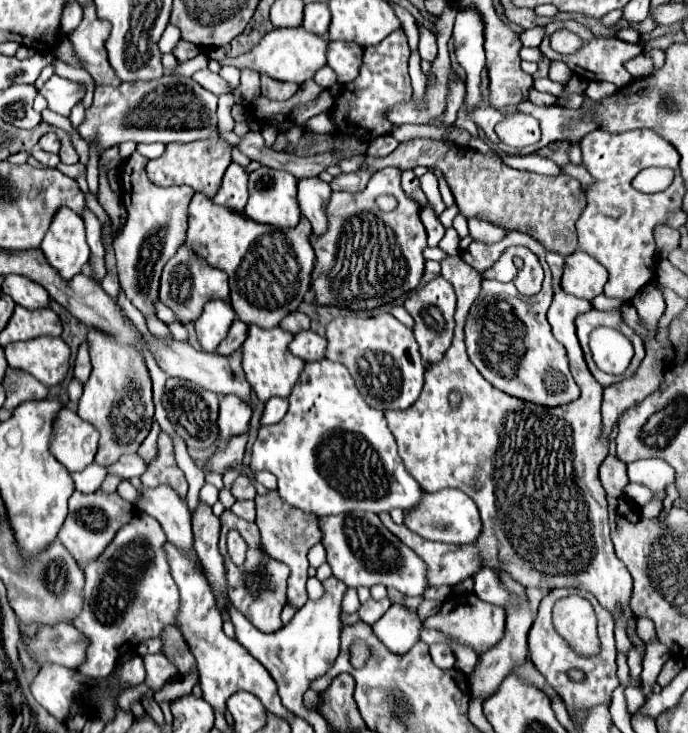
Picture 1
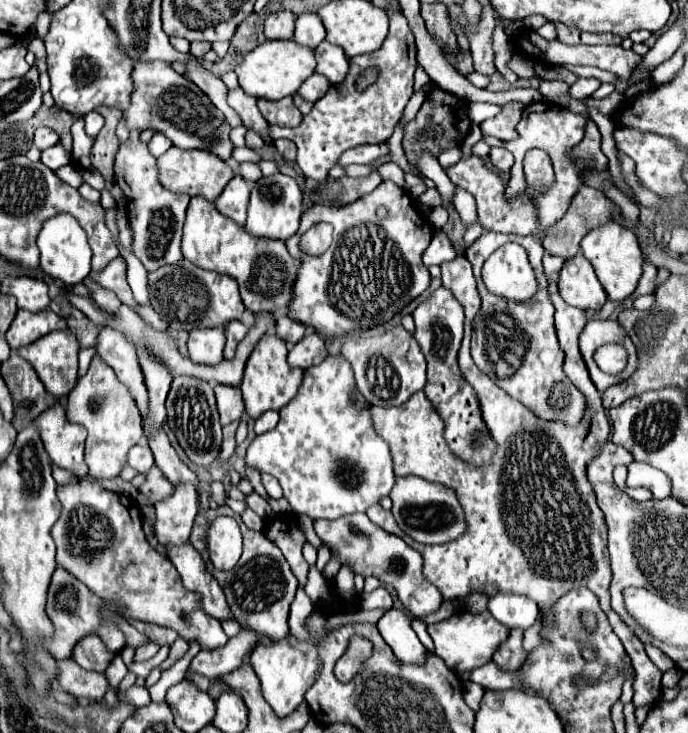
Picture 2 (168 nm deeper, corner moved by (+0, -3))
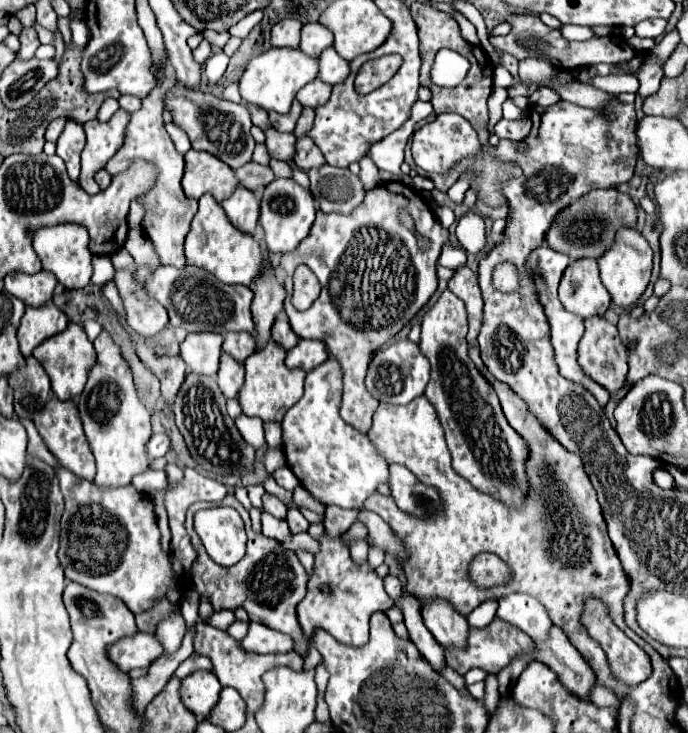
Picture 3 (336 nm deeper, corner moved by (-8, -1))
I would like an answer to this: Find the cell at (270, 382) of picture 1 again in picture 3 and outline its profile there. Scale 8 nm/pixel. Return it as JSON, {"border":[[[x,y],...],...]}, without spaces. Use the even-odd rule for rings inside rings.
{"border":[[[268,342],[264,348],[256,350],[246,362],[246,382],[238,394],[240,408],[246,416],[258,416],[264,422],[282,422],[284,412],[292,408],[302,398],[304,388],[304,370],[288,370],[284,366],[286,352],[276,342]]]}

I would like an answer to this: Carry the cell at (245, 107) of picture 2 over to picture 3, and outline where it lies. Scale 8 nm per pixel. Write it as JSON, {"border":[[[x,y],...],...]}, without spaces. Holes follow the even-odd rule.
{"border":[[[274,128],[266,130],[266,148],[270,158],[292,162],[296,154],[296,138],[294,134],[280,134]]]}

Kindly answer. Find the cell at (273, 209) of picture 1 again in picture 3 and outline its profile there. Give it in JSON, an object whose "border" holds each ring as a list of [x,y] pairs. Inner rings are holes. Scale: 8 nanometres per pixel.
{"border":[[[274,180],[264,188],[262,204],[260,204],[260,224],[264,230],[264,242],[268,246],[268,252],[274,256],[282,256],[284,252],[292,252],[298,248],[298,244],[308,236],[316,216],[314,198],[310,192],[306,192],[302,186],[298,186],[294,180]]]}

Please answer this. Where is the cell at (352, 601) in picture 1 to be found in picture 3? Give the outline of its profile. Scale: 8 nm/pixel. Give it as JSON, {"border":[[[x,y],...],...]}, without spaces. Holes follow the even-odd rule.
{"border":[[[364,538],[360,540],[352,540],[350,542],[350,554],[352,554],[352,560],[362,564],[366,562],[366,556],[368,556],[368,542]]]}

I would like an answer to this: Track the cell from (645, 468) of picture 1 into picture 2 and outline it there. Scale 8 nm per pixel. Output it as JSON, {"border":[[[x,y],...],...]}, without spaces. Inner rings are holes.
{"border":[[[632,462],[628,466],[626,486],[630,486],[630,488],[644,486],[644,488],[648,488],[652,492],[652,498],[656,498],[656,500],[668,498],[670,488],[672,488],[670,478],[662,470],[656,470],[654,466],[648,466],[644,462]]]}

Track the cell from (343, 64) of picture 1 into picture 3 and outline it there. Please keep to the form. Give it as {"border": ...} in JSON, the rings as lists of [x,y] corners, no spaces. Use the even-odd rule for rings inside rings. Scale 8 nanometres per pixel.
{"border":[[[330,46],[330,48],[326,48],[322,54],[320,54],[320,58],[318,58],[318,62],[320,62],[320,72],[318,72],[318,78],[322,80],[322,82],[326,82],[326,84],[340,84],[340,82],[344,82],[346,78],[348,78],[348,74],[350,74],[350,66],[348,66],[348,62],[342,58],[342,56],[338,56],[338,52]]]}

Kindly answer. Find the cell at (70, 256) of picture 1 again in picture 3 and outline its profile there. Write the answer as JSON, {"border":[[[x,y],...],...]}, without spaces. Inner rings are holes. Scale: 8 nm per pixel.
{"border":[[[78,224],[44,226],[30,232],[34,250],[42,260],[42,268],[52,272],[64,288],[84,288],[92,276],[92,252],[88,250],[88,232]]]}

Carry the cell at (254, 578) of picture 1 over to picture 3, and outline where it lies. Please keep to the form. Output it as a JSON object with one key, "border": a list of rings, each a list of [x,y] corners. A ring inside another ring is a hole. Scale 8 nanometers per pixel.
{"border":[[[228,494],[224,500],[220,500],[218,506],[232,506],[234,510],[240,512],[242,520],[246,522],[246,530],[248,530],[248,552],[238,564],[234,564],[230,568],[218,566],[206,554],[206,550],[204,550],[202,542],[198,540],[198,536],[194,532],[194,526],[192,526],[194,512],[198,512],[202,508],[212,508],[212,506],[214,504],[208,504],[208,502],[196,502],[194,506],[190,506],[190,510],[186,514],[186,530],[192,538],[194,550],[198,552],[198,558],[196,558],[196,562],[192,564],[192,570],[190,570],[192,588],[200,596],[208,598],[214,610],[236,610],[238,606],[244,606],[250,620],[266,624],[268,628],[274,628],[282,634],[292,636],[292,640],[296,640],[294,652],[300,652],[300,656],[304,658],[310,650],[310,640],[304,640],[304,632],[302,632],[302,628],[298,624],[298,618],[296,618],[296,604],[304,598],[306,582],[308,582],[308,574],[306,574],[304,566],[300,564],[296,554],[292,550],[282,548],[280,542],[276,542],[272,538],[266,538],[262,534],[254,534],[252,528],[250,528],[250,516],[248,516],[246,508],[240,506],[238,500],[232,494]]]}

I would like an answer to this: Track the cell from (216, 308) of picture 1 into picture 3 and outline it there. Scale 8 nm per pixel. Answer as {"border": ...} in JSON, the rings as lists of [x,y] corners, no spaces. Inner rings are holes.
{"border":[[[214,332],[188,334],[180,344],[180,356],[188,364],[190,372],[214,376],[218,372],[218,360],[222,354],[222,336]]]}

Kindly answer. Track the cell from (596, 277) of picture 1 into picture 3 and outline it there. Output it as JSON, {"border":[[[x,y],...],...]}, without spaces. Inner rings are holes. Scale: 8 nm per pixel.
{"border":[[[594,258],[570,262],[560,280],[558,298],[568,312],[584,320],[600,316],[602,310],[606,312],[610,306],[610,294],[600,282],[598,262]]]}

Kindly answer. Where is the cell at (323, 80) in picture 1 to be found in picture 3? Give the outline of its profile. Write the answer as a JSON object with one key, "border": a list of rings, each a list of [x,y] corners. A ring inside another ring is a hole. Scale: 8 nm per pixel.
{"border":[[[312,80],[308,86],[304,86],[300,92],[298,92],[298,102],[302,106],[308,106],[308,108],[318,108],[320,104],[326,104],[328,98],[330,98],[330,90],[332,86],[330,84],[324,84],[322,80]]]}

